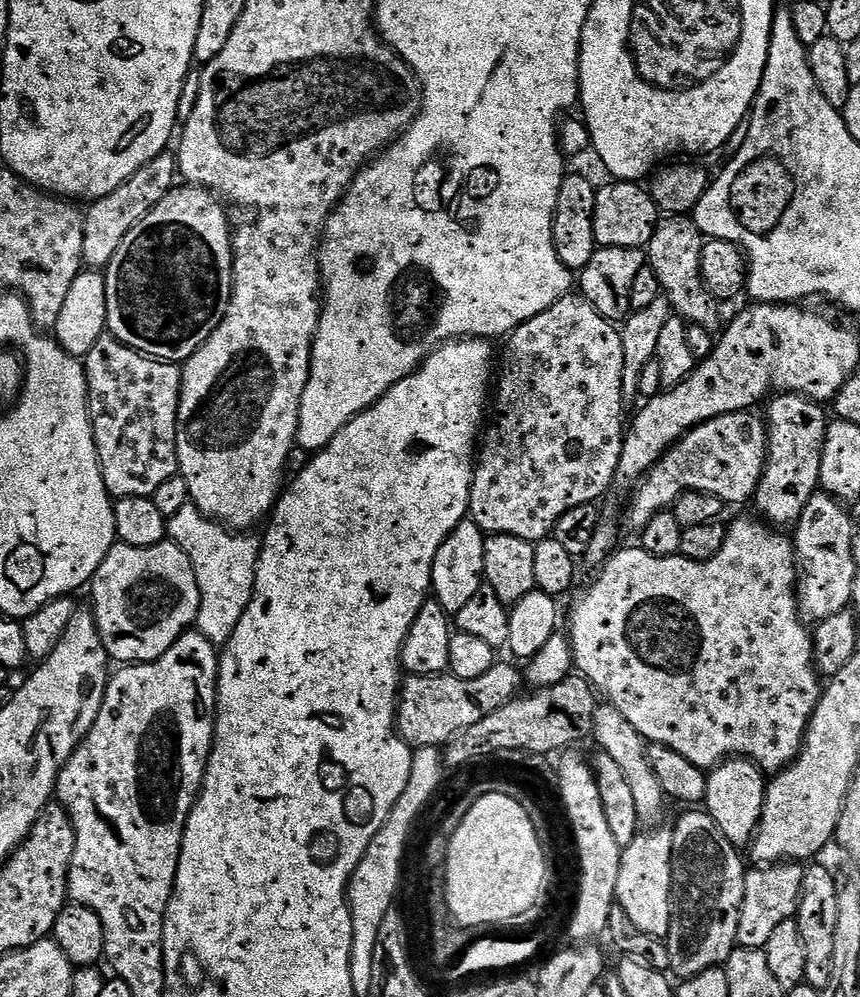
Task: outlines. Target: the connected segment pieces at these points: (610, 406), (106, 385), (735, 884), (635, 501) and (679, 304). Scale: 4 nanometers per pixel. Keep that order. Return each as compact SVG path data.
M569 294L542 310L542 314L522 322L506 343L494 384L496 417L492 425L491 420L487 425L478 448L468 511L470 519L485 534L517 536L535 542L551 537L558 518L566 510L596 504L599 496L613 487L626 435L622 338L620 328L602 318L583 294Z
M105 334L102 338L98 338L94 350L90 350L90 354L83 357L82 363L86 374L86 382L88 383L88 413L92 419L92 433L98 450L102 478L108 487L109 496L113 498L121 496L147 496L151 498L154 490L158 490L158 486L162 486L162 482L166 482L166 478L177 475L178 472L176 466L176 419L178 418L178 402L180 401L181 365L176 362L153 360L150 356L143 356L141 352L126 346L111 334Z
M684 810L677 818L672 830L672 917L666 937L670 954L670 972L673 977L688 980L702 970L727 965L733 948L737 947L738 918L744 897L744 874L746 863L741 853L714 826L714 822L704 810Z
M755 411L727 412L704 424L691 428L677 444L673 444L664 457L645 474L644 479L635 485L632 496L632 509L628 512L628 524L636 530L642 530L659 512L671 509L683 492L705 492L717 496L725 505L744 504L753 499L756 487L760 484L760 475L764 473L764 464L768 460L768 425L756 417Z
M667 215L659 221L651 236L651 242L646 249L646 262L658 274L661 291L670 302L673 313L687 323L702 325L714 334L722 326L722 306L705 287L701 276L701 251L704 249L704 241L705 237L689 215Z

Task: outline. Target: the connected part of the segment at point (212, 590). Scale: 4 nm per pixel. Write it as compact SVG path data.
M191 502L182 506L178 514L167 517L167 521L167 539L178 545L186 558L190 558L190 566L194 566L194 578L198 578L200 609L195 627L213 644L223 646L228 643L228 635L234 626L238 626L252 597L261 541L257 537L255 540L252 534L237 534L209 520Z

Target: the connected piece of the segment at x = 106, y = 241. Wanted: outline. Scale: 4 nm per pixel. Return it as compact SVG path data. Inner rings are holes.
M165 150L158 154L158 158L146 162L146 166L142 166L142 170L135 172L126 182L122 182L118 190L106 194L100 200L91 201L89 208L92 209L87 209L84 217L84 264L92 270L107 269L110 258L114 258L114 250L122 246L122 238L126 238L126 234L130 234L130 230L134 230L134 226L138 226L138 222L142 222L142 218L146 218L146 214L150 214L150 210L158 206L162 198L166 198L177 180L177 157L173 153L171 156L171 151Z

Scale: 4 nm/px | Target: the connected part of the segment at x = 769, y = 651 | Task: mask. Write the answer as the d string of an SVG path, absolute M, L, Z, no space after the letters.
M744 516L741 520L734 521L733 524L729 523L727 525L726 542L722 542L722 550L718 550L718 554L714 554L714 558L709 560L691 560L679 554L674 556L655 556L646 551L643 546L636 546L636 548L621 547L604 561L602 567L597 571L601 572L597 574L596 581L577 598L576 605L572 608L572 621L569 622L568 629L566 629L567 635L572 642L572 659L575 671L579 675L585 676L597 693L604 695L605 692L608 695L605 696L607 701L620 711L622 716L626 718L626 722L630 722L630 726L634 726L634 730L638 730L638 734L643 736L648 744L661 744L670 750L678 750L678 754L682 754L682 758L690 758L690 762L694 762L694 766L705 770L711 770L716 765L723 764L729 758L752 760L760 767L761 772L765 774L775 774L788 767L796 759L797 754L800 752L800 747L804 744L804 735L808 733L808 723L818 706L822 691L822 680L817 673L816 663L812 660L812 632L809 625L805 623L800 615L800 605L798 603L798 565L796 562L796 545L793 537L791 535L783 536L780 533L783 531L769 526L763 519L755 519L751 520L750 517Z

